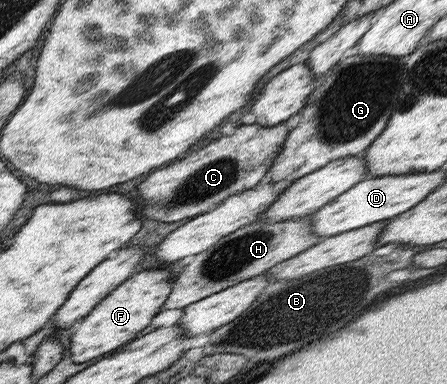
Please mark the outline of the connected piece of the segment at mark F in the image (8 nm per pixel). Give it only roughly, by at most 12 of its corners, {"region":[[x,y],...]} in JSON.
{"region":[[171,272],[131,275],[75,326],[81,364],[137,339],[172,289]]}

